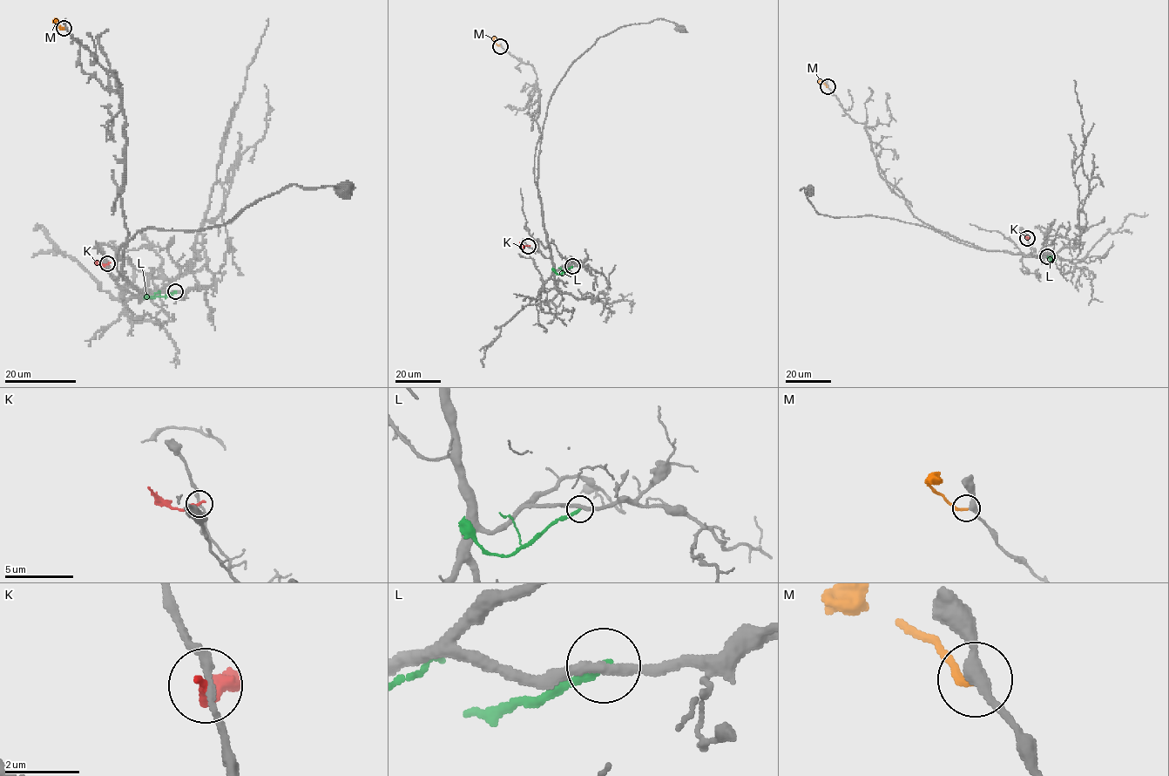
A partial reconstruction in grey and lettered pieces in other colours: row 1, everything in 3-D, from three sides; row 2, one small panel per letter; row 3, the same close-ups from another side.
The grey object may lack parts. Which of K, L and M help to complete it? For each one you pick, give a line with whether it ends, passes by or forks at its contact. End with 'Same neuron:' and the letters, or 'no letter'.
M: it ends
Same neuron: M

